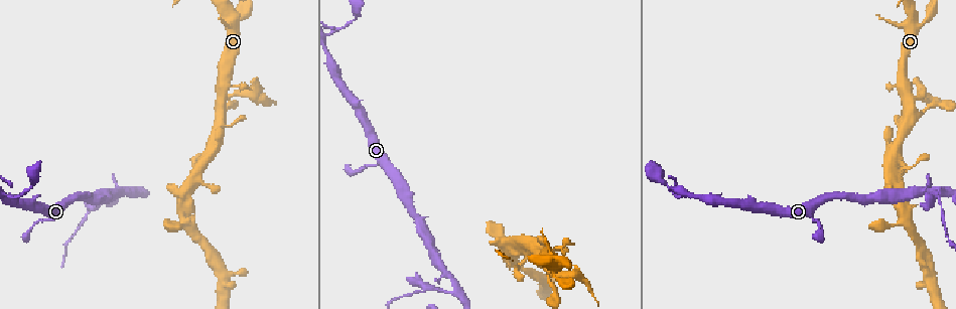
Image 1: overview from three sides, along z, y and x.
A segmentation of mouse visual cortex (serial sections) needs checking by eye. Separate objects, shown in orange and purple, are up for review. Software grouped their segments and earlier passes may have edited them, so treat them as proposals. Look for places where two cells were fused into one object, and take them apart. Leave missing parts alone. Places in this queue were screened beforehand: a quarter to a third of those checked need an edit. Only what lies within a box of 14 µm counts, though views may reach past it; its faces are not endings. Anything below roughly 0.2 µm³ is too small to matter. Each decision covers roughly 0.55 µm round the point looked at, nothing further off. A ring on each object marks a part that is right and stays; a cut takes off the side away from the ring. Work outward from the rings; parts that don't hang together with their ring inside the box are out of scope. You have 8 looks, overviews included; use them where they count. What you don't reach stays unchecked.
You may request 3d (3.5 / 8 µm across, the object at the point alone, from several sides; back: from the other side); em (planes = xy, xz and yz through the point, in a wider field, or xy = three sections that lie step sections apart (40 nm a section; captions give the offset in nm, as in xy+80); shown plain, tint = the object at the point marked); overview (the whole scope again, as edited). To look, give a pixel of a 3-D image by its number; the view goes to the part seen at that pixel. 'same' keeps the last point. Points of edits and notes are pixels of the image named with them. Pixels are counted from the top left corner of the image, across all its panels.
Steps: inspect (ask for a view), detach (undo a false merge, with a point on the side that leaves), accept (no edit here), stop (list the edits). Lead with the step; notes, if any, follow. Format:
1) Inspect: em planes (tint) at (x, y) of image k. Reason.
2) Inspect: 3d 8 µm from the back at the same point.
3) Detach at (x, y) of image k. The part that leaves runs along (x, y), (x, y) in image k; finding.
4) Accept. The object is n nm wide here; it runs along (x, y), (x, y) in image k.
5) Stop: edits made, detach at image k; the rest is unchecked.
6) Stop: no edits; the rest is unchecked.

Inspect: 3d 3.5 µm at (427, 286) of image 1. Sudden change in width.

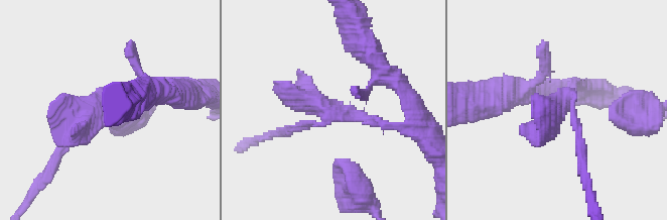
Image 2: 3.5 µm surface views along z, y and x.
Inspect: em xy step 2 (tint) at (565, 102) of image 2.

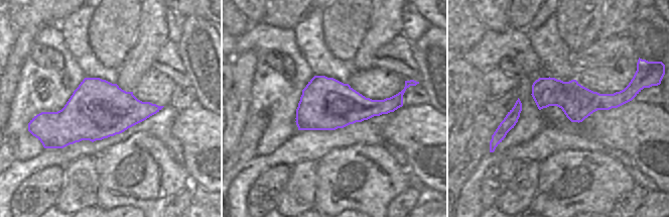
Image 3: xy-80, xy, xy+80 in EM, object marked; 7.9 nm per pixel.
Detach at (578, 142) of image 2. The part that leaves runs along (573, 114), (591, 198) in image 2; two cells meet here.

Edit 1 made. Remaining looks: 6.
Inspect: overview.

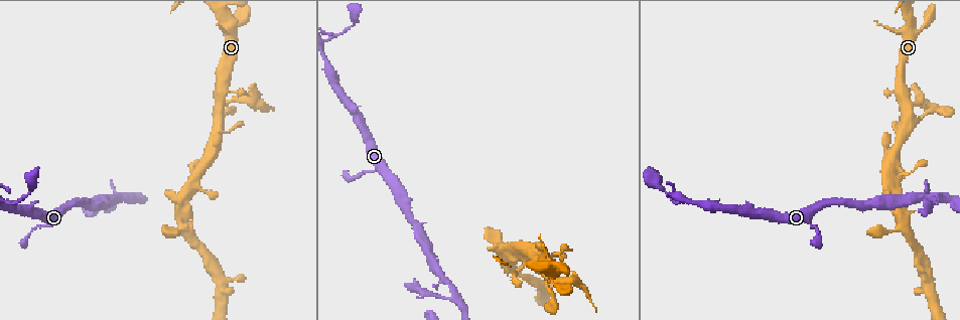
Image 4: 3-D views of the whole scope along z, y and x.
Inspect: 3d 3.5 µm at (906, 105) of image 4. Three-way junction.

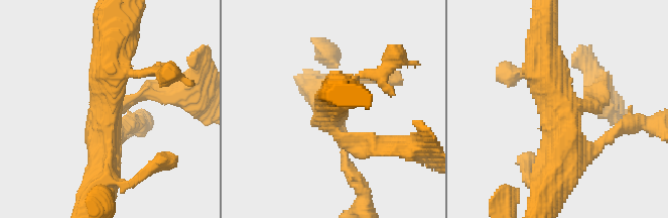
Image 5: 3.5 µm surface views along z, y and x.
Inspect: em planes (tint) at (561, 112) of image 5. Need the tissue.

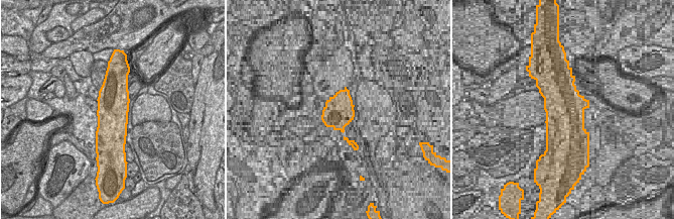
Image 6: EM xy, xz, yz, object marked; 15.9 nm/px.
Detach at (374, 139) of image 5. Two cells meet here.

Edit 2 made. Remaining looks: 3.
Inspect: 3d 3.5 µm at (182, 219) of image 4. Sharp bend.

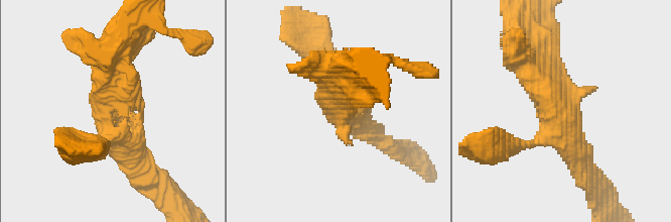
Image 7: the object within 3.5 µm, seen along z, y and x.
Inspect: em planes (tint) at (566, 115) of image 7. Shape alone is not enough.

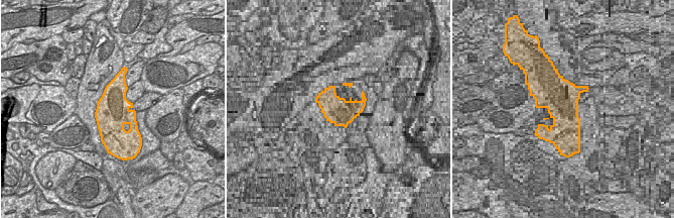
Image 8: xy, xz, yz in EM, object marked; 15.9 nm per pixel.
Accept. It runs along (530, 57), (571, 122), (584, 169) in image 7; one cell here.

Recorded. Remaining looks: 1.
Stop: edits made, detach at image 2, detach at image 5; the rest is unchecked.

